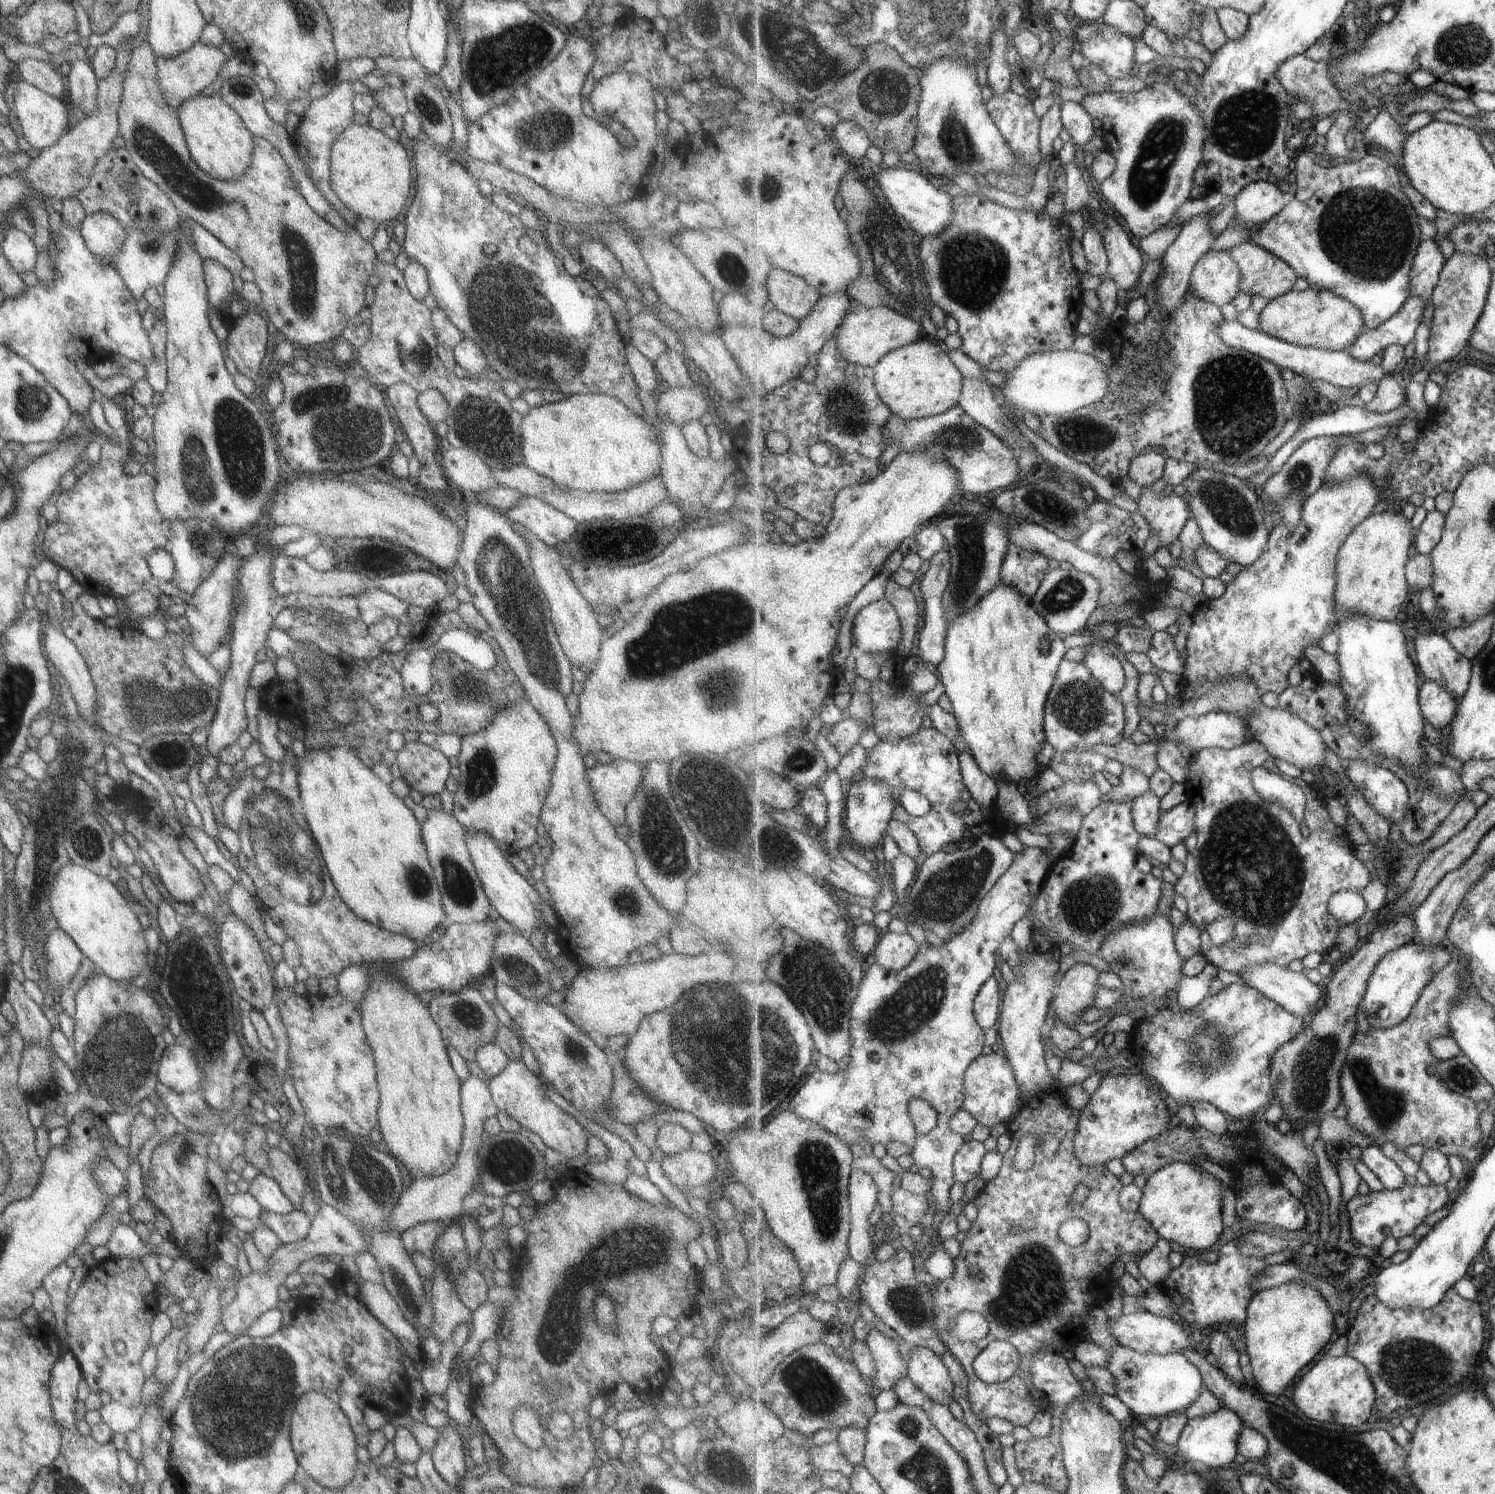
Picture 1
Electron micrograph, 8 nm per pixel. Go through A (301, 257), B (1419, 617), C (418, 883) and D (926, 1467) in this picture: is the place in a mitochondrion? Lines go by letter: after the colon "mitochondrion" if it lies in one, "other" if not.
A: mitochondrion
B: other
C: mitochondrion
D: mitochondrion

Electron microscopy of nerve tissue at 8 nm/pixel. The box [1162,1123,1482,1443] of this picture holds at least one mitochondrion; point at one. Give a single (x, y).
(1414, 1369)

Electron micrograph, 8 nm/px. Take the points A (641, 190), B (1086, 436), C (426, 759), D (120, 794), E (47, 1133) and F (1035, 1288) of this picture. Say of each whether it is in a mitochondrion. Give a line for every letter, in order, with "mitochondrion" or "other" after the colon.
A: other
B: mitochondrion
C: other
D: other
E: other
F: mitochondrion

